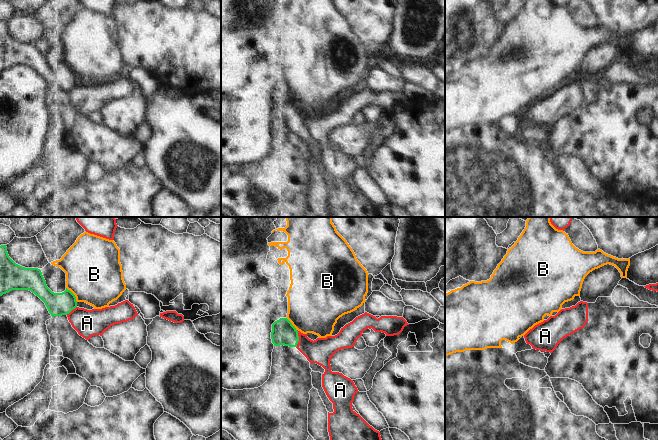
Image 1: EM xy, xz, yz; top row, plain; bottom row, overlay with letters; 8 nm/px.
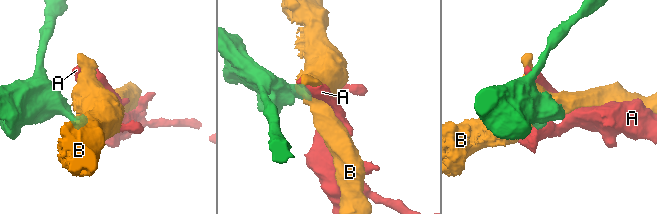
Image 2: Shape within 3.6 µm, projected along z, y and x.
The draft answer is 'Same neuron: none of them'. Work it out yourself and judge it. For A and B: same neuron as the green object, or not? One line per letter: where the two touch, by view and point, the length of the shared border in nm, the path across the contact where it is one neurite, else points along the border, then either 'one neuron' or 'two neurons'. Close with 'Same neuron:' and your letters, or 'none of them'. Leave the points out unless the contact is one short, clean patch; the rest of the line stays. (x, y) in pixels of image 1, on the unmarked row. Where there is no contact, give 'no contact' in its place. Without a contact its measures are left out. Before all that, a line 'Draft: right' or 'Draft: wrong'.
Draft: right
A: meets green in xz at (298, 115); contact 140 nm long; border along xz (297, 106), (298, 119), (296, 123); two neurons
B: meets green in xy at (73, 70); contact 150 nm long; two neurons
Same neuron: none of them

